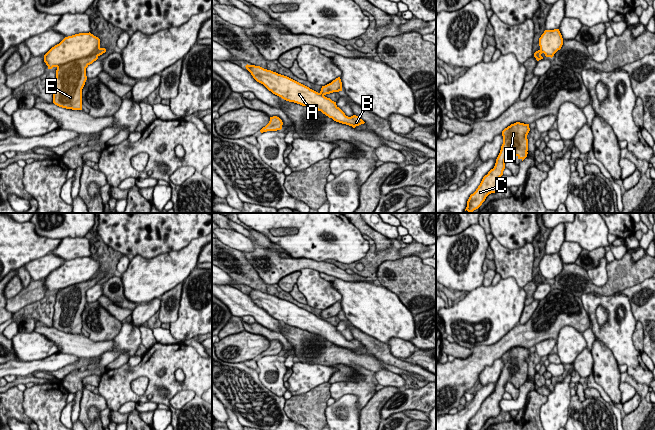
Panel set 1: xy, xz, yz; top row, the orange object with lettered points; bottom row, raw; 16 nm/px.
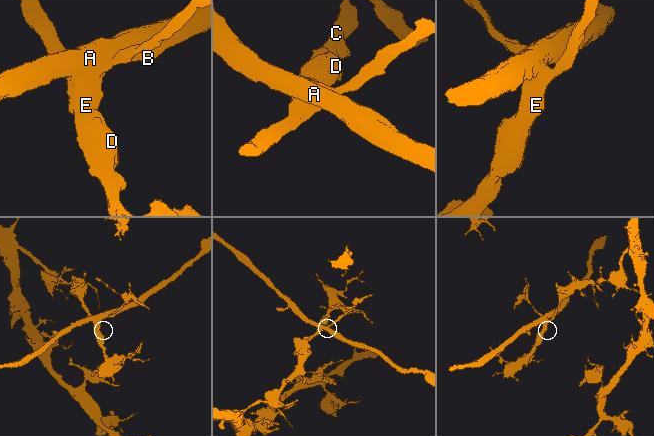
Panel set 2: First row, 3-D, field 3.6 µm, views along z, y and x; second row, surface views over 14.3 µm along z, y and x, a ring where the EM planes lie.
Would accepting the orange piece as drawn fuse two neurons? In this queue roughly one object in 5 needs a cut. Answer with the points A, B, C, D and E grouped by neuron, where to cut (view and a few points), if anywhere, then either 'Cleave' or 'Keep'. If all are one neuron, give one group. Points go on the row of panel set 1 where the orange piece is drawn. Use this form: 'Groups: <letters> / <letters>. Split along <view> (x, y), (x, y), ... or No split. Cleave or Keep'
Groups: A B / C D E. Split along xy (99, 47), (91, 54), (65, 62), (57, 68). Cleave

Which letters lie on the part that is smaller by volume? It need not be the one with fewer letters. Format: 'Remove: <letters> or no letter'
Remove: A, B

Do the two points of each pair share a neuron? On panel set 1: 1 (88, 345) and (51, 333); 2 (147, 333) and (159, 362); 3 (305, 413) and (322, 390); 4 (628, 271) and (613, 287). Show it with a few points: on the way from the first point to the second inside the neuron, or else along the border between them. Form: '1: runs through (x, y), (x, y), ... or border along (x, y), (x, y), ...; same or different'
1: runs through (79, 345), (67, 343), (60, 338); same
2: border along (156, 341), (148, 349); different
3: runs through (310, 407), (318, 396); same
4: runs through (624, 275), (616, 283); same

